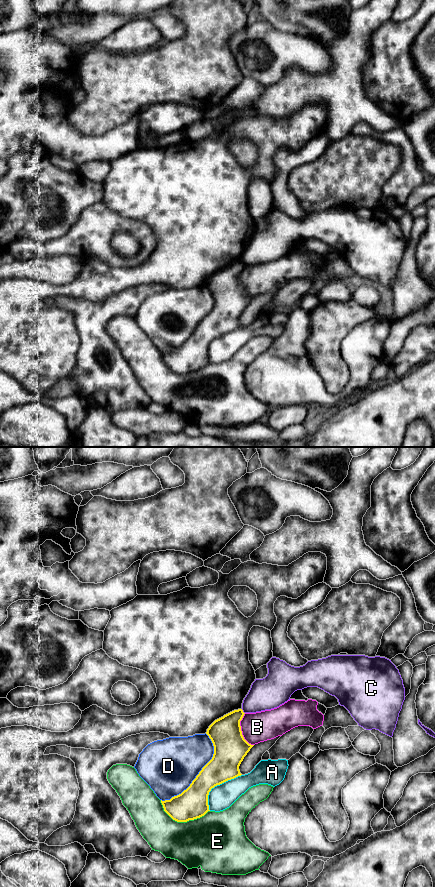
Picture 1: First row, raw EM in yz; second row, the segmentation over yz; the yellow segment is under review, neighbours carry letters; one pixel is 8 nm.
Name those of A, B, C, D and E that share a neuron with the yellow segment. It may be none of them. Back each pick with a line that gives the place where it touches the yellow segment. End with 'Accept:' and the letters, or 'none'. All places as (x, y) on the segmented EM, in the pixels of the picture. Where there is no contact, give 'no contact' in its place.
Accept: none

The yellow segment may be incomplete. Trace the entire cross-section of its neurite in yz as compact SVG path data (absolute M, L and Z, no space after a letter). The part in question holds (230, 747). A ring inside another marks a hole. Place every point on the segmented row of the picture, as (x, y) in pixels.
M242 709L215 720L206 734L214 746L212 759L202 768L190 786L170 800L162 801L164 811L177 822L204 816L209 810L208 795L212 788L241 776L239 766L254 746L243 737L240 721Z

